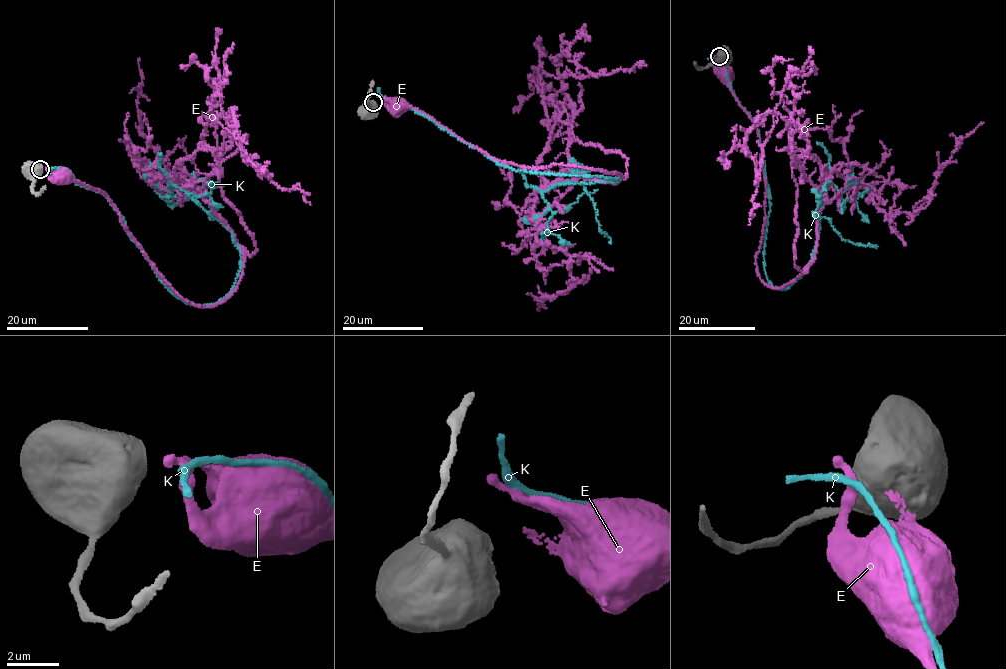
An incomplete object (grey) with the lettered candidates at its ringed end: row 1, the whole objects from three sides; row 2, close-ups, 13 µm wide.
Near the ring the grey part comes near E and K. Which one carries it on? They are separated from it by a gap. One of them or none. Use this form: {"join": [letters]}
{"join": ["K"]}

